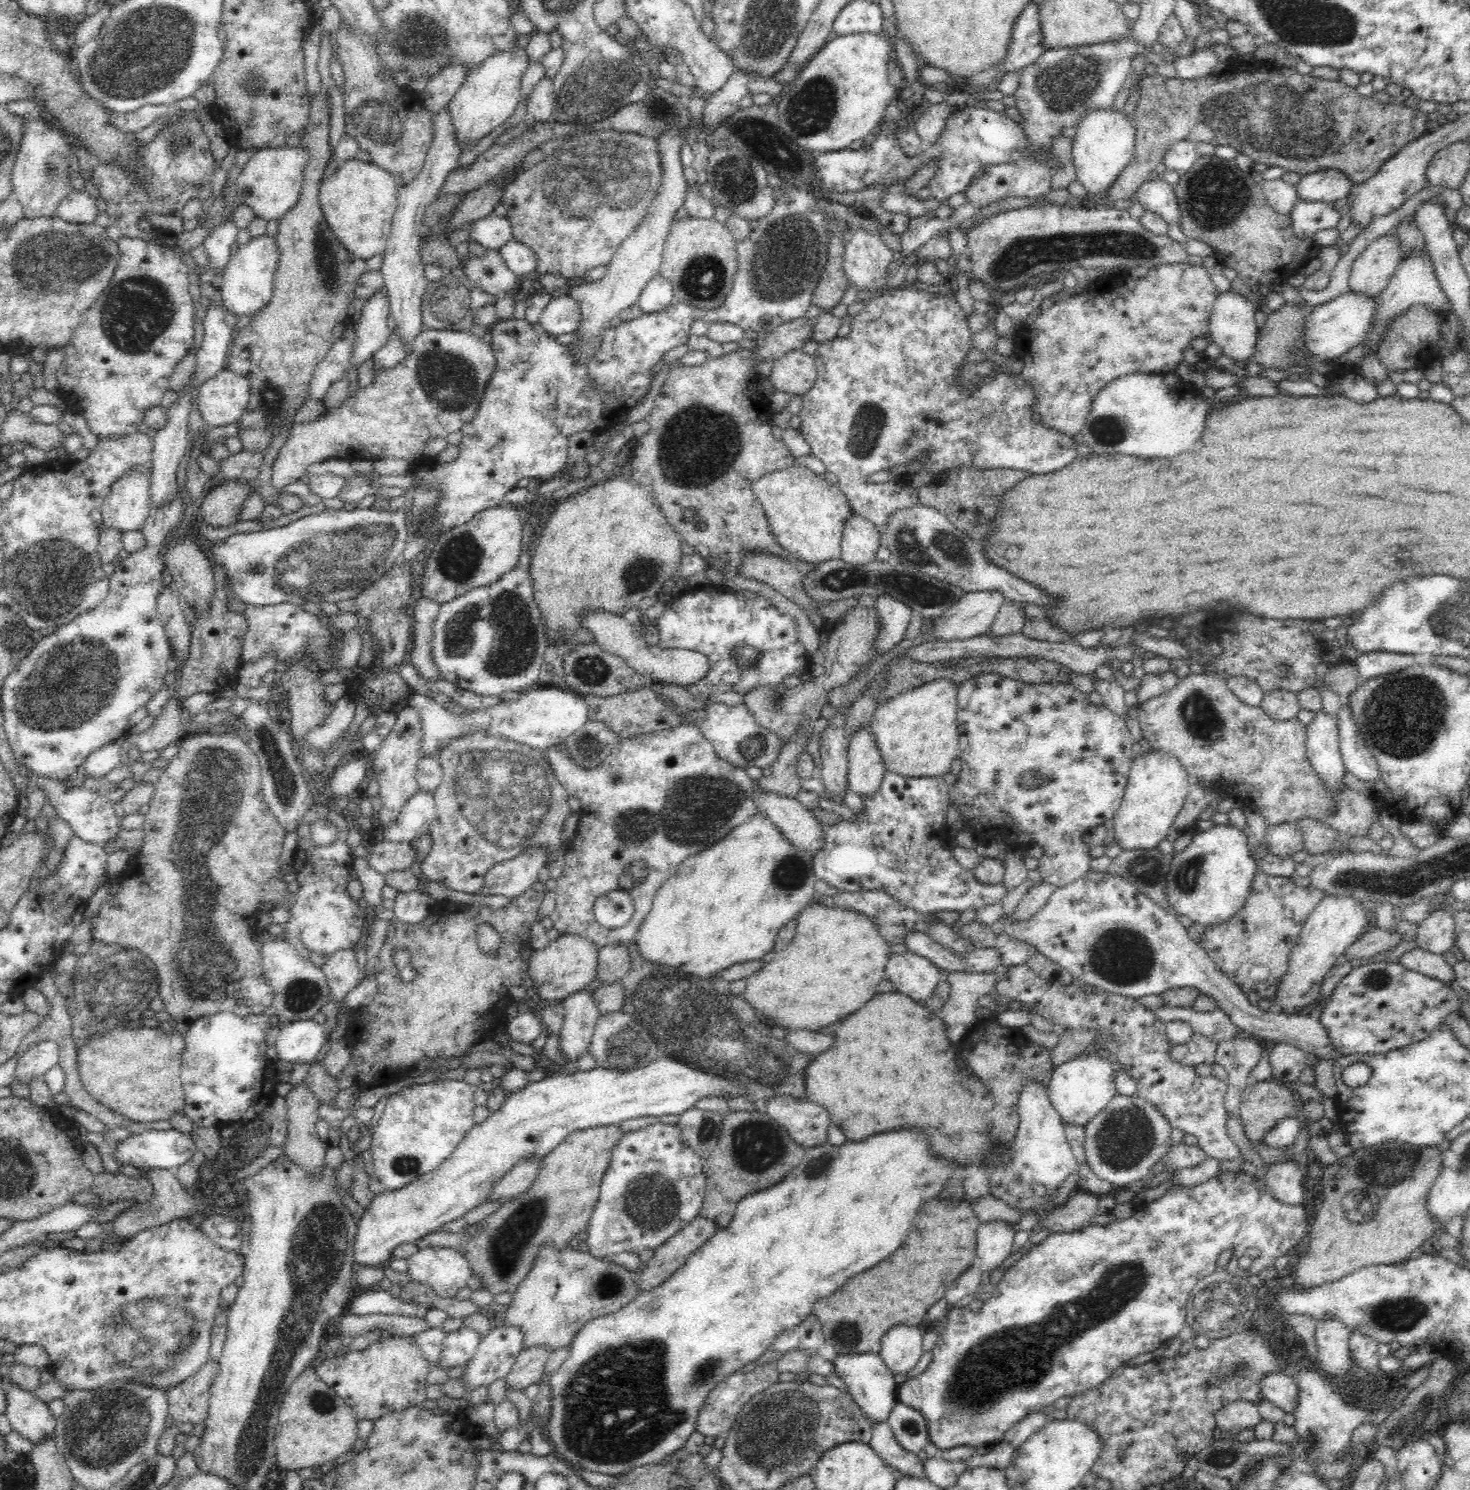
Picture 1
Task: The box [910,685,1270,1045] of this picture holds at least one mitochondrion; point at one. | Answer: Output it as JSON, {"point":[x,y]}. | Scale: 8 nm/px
{"point":[1122,957]}

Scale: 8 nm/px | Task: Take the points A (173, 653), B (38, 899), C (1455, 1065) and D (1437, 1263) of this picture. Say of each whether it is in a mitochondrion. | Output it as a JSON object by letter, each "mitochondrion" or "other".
{"A":"other","B":"other","C":"other","D":"other"}

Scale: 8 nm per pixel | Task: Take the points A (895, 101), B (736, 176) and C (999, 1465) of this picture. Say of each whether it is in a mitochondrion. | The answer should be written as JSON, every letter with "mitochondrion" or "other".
{"A":"other","B":"mitochondrion","C":"other"}

